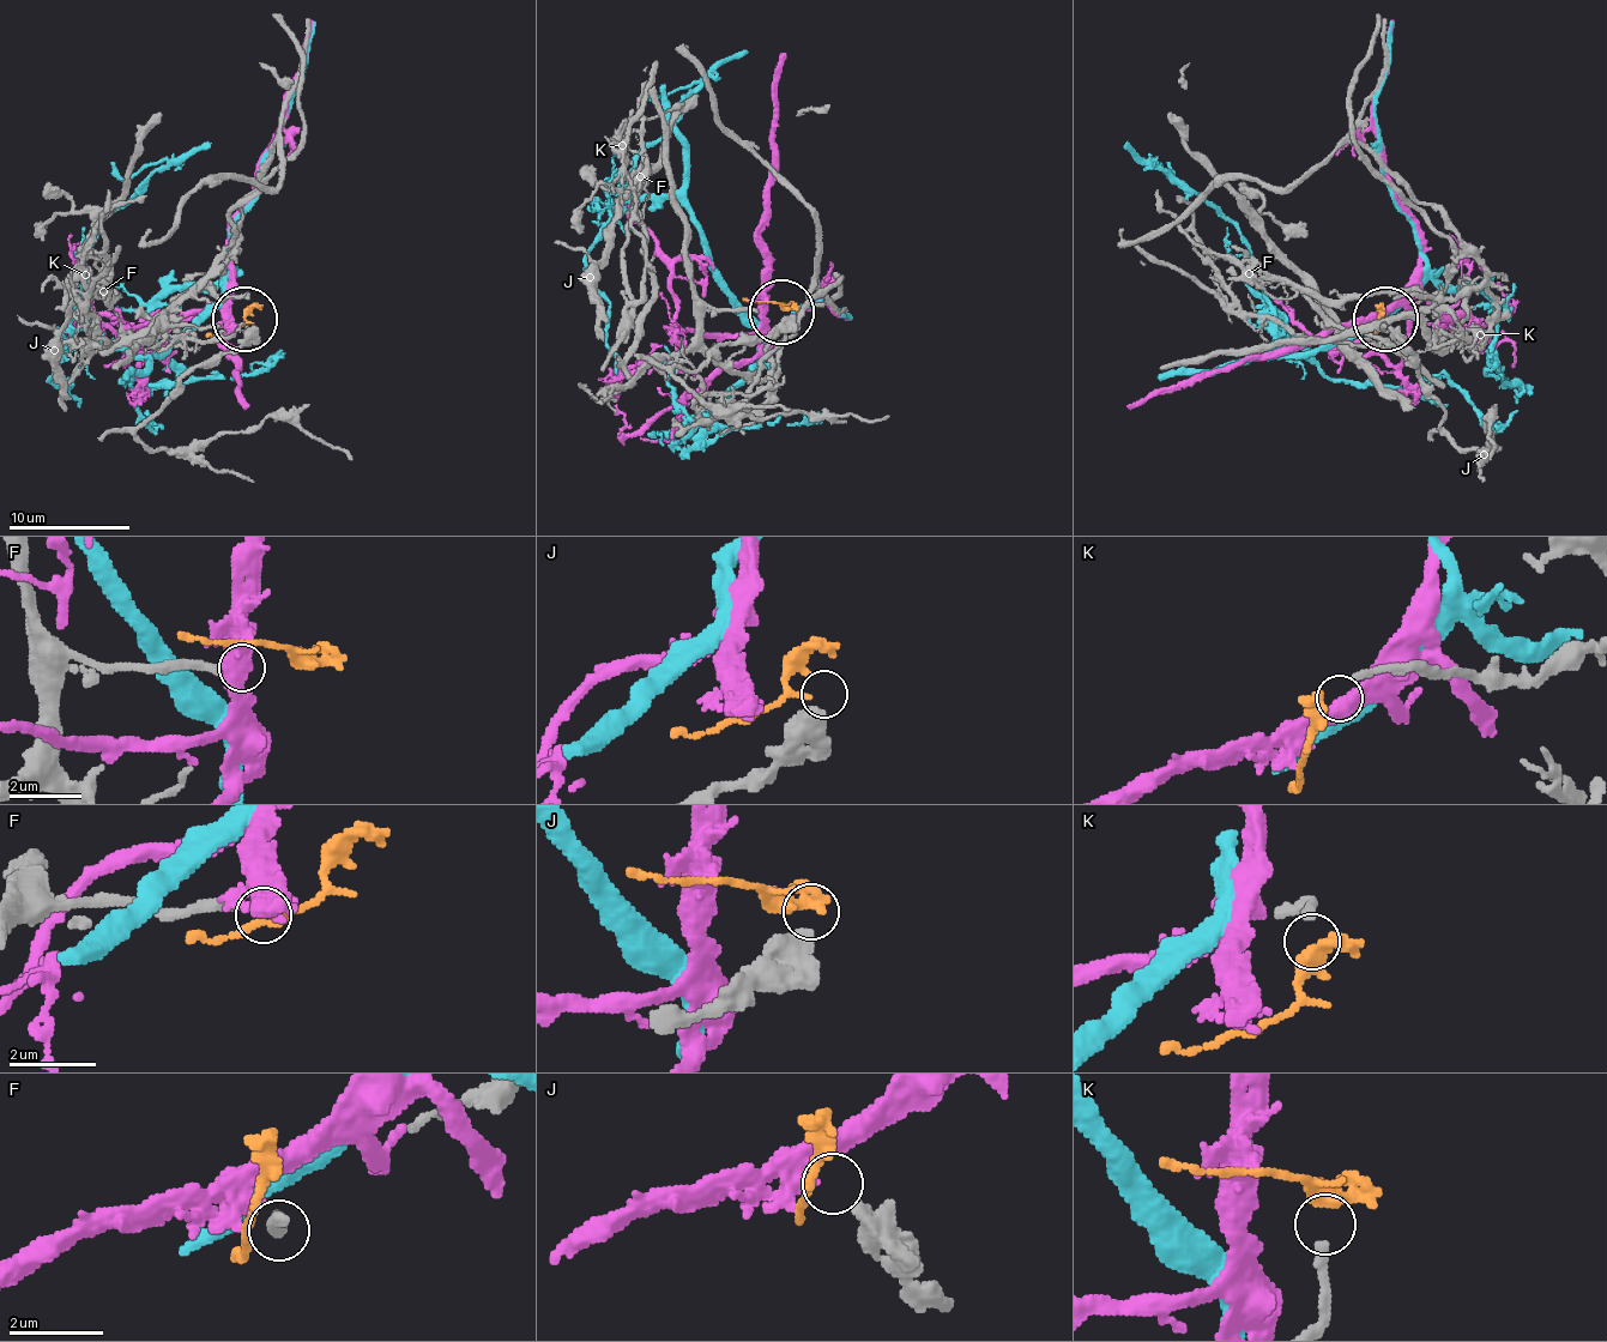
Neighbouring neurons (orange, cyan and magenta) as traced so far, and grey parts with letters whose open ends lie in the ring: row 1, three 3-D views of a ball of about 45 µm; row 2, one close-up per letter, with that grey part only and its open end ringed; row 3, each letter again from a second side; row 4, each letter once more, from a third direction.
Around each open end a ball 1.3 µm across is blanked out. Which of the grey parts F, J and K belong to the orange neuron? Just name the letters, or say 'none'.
K

